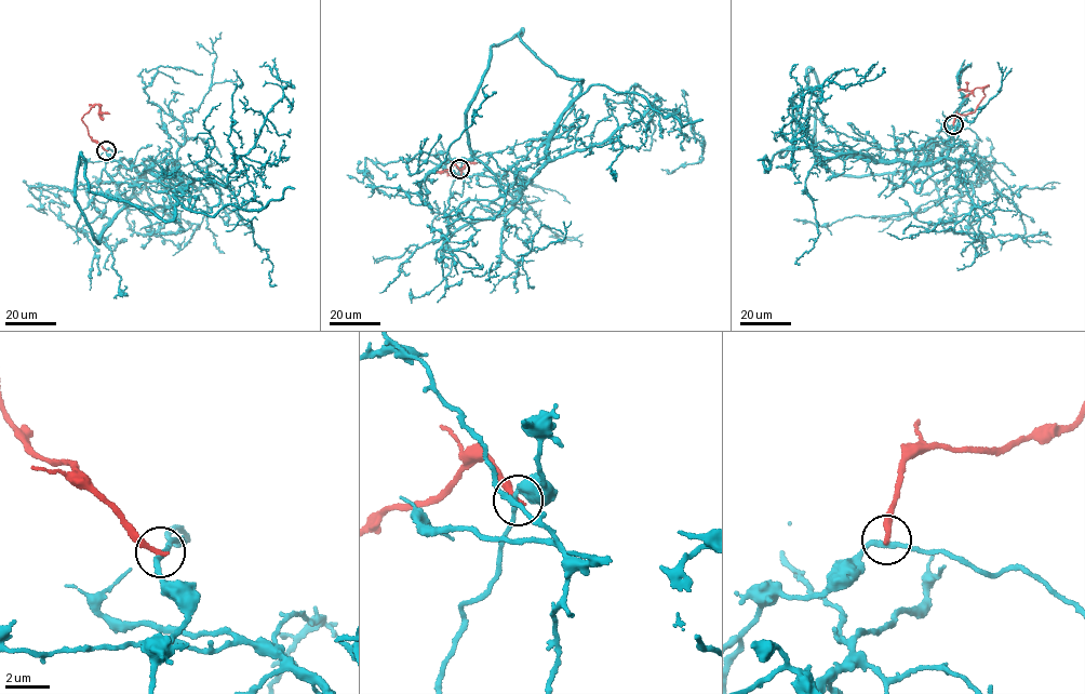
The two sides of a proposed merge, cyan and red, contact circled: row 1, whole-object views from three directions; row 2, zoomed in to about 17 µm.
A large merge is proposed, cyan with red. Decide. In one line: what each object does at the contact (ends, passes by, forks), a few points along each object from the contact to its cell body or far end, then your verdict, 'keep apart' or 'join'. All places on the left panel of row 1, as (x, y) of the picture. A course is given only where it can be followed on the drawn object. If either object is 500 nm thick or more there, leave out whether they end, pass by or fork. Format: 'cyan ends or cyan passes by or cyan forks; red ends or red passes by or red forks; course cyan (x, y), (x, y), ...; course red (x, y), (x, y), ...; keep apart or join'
cyan passes by; red ends; course cyan (106, 150), (98, 187), (126, 204), (172, 208), (151, 171), (173, 184), (224, 187), (293, 87), (265, 63); course red (106, 150), (92, 139), (81, 119), (95, 105), (101, 105), (101, 114), (109, 114); keep apart

